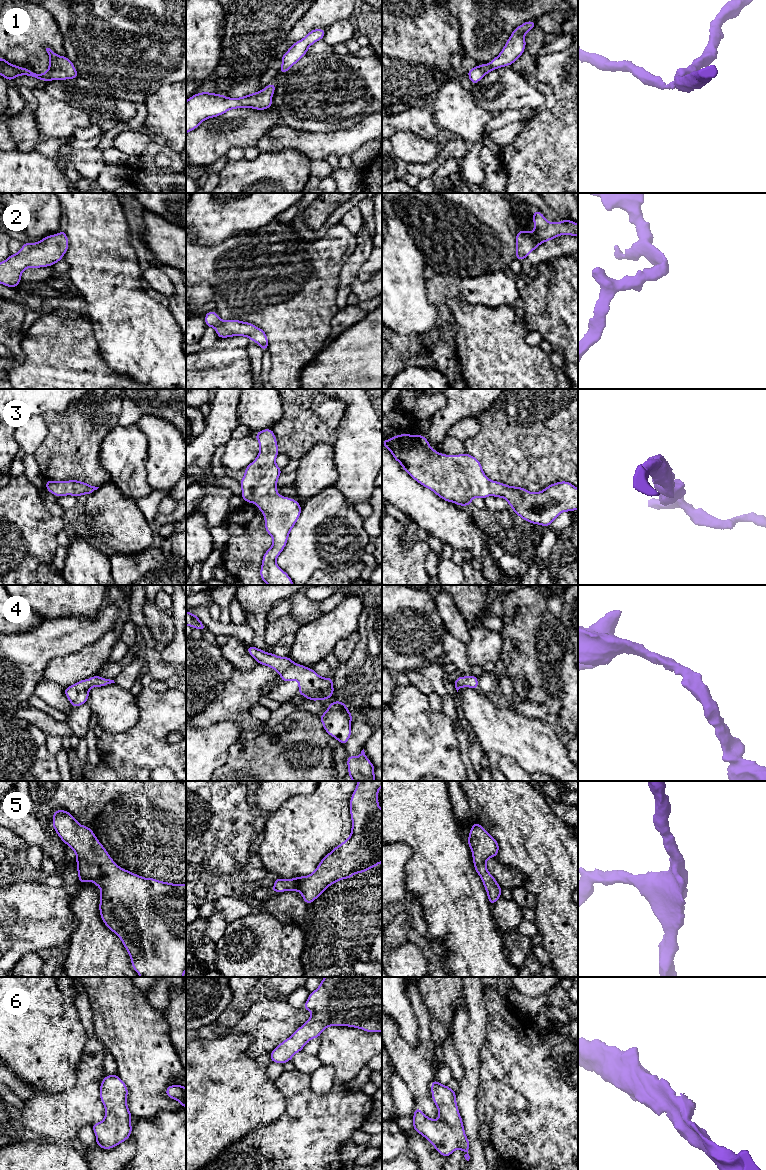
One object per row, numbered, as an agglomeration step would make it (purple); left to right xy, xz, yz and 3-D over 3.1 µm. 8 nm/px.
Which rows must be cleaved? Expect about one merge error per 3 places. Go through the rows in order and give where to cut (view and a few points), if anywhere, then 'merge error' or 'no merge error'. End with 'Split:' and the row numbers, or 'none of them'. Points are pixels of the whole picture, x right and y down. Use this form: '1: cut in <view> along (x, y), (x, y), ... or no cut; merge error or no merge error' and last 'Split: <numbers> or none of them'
1: no cut; no merge error
2: no cut; no merge error
3: no cut; no merge error
4: no cut; no merge error
5: no cut; no merge error
6: no cut; no merge error
Split: none of them

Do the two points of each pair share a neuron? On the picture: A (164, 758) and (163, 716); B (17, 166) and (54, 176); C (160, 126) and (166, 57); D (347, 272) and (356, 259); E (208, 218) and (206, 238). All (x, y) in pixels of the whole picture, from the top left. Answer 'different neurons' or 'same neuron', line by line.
A: same neuron
B: same neuron
C: different neurons
D: same neuron
E: same neuron

